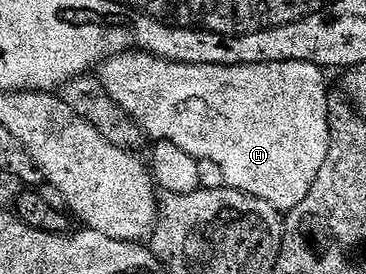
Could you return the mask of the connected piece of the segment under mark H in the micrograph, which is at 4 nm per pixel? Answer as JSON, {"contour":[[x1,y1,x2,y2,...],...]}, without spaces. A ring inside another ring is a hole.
{"contour":[[132,51,121,53,117,57,102,62,98,73,100,81,98,84,103,92,111,97,120,112,130,120,132,117,151,136,152,142,168,141,173,143,173,147,181,147,181,151,193,155,200,163,207,164,208,161,209,164,216,165,220,175,228,181,224,182,232,190,268,201,277,210,295,209,297,203,301,203,305,199,305,195,309,195,327,158,333,132,333,126,327,122,327,77,323,74,326,72,311,61,262,61,260,65,185,65,182,61,167,61,163,57,154,57,151,53]]}

